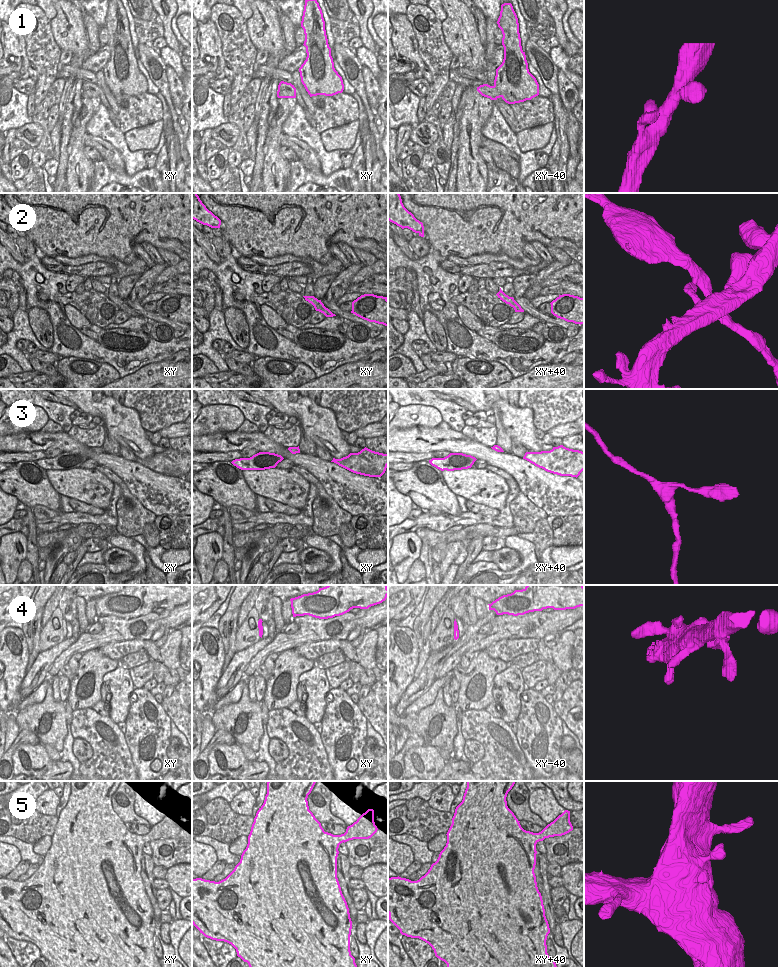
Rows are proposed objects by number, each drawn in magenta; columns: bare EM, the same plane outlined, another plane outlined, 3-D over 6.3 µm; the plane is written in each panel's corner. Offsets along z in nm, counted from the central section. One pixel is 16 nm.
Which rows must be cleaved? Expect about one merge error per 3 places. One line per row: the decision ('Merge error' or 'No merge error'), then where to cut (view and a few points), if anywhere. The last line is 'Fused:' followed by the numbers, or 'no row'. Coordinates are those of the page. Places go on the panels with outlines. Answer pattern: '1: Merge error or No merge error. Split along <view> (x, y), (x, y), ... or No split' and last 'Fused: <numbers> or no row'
1: No merge error. No split
2: Merge error. Split along xy (320, 300), (317, 304), (312, 304)
3: No merge error. No split
4: No merge error. No split
5: No merge error. No split
Fused: 2.

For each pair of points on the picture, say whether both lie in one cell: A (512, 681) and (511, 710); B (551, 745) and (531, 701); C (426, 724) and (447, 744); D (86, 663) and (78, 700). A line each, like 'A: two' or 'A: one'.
A: one
B: one
C: one
D: one

